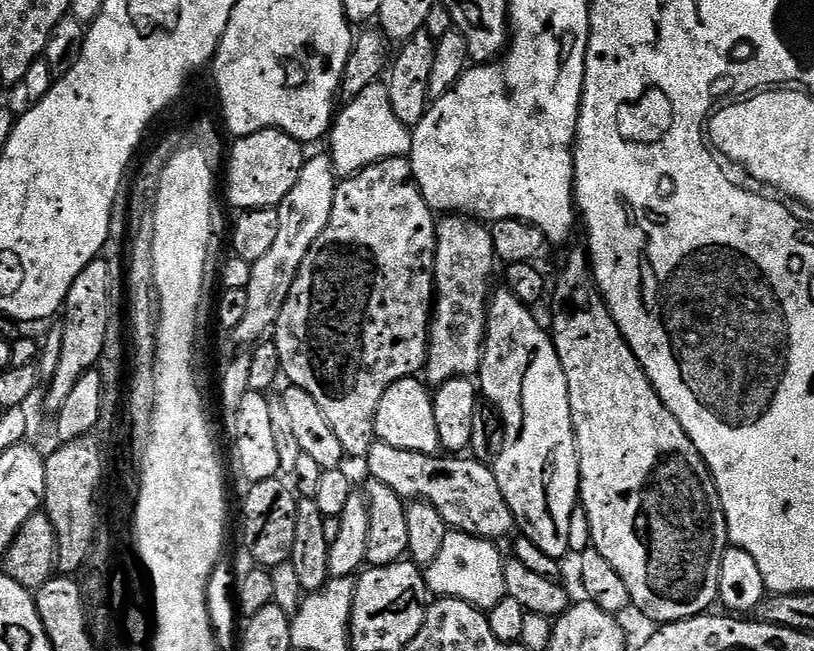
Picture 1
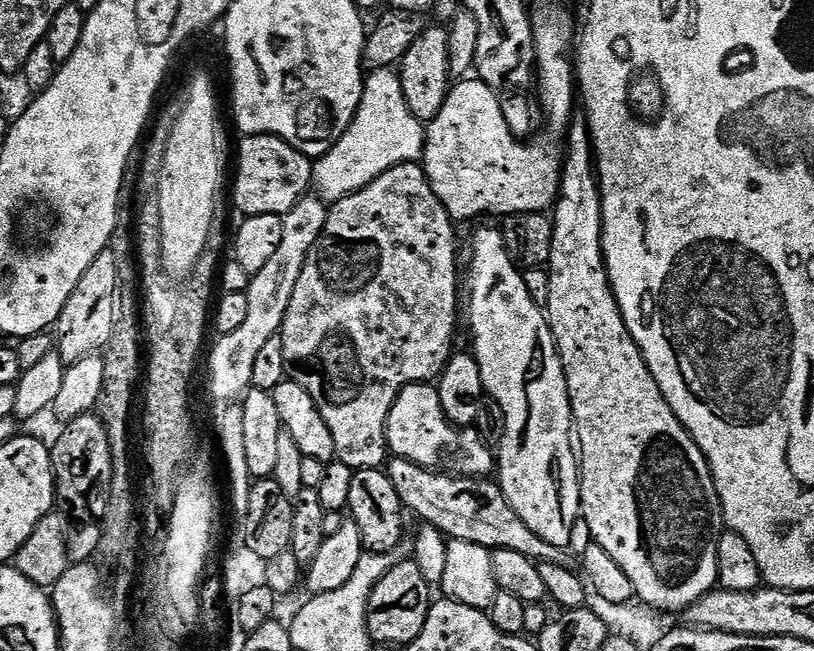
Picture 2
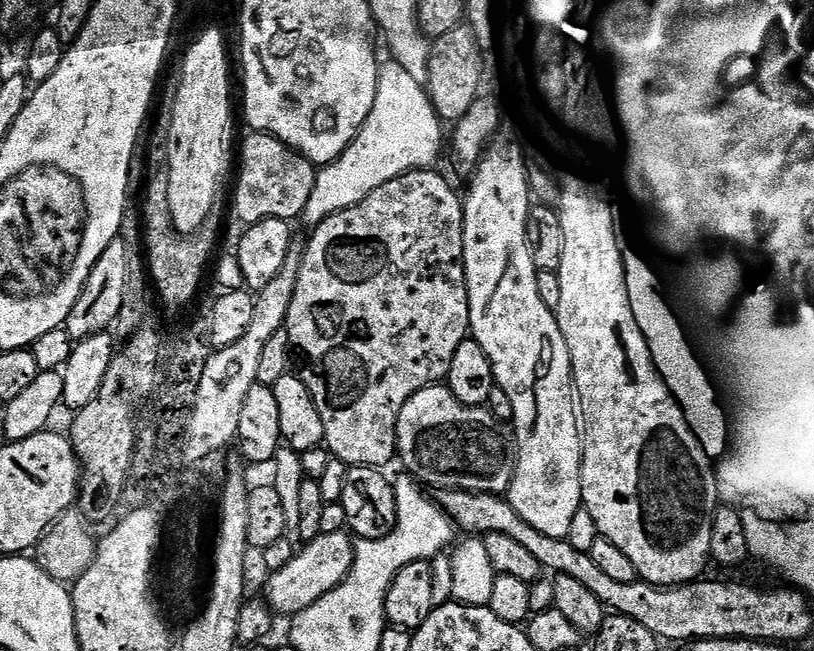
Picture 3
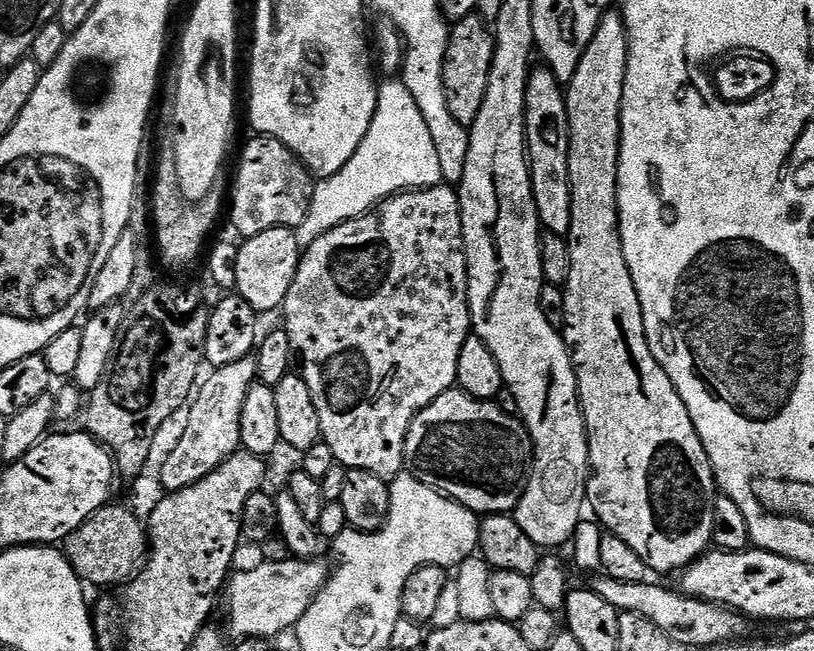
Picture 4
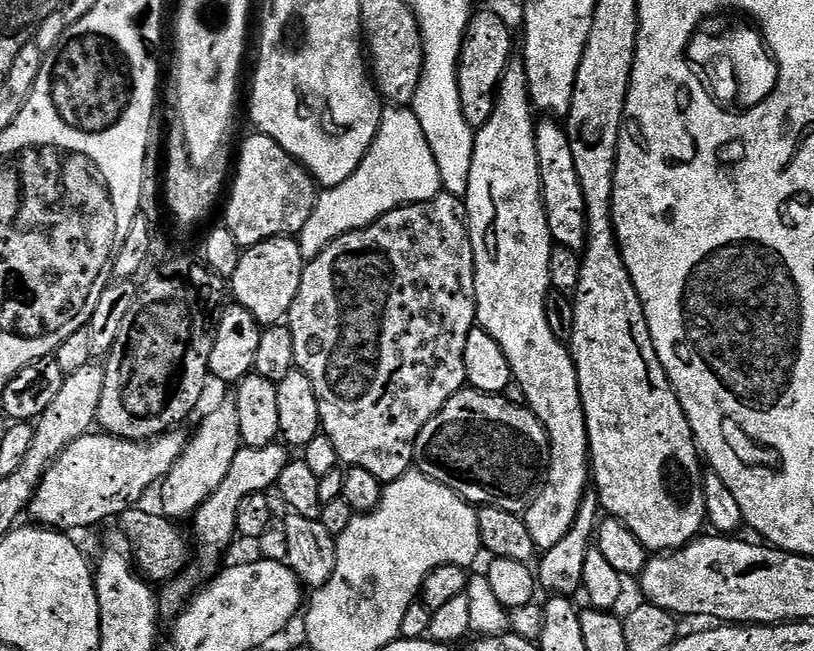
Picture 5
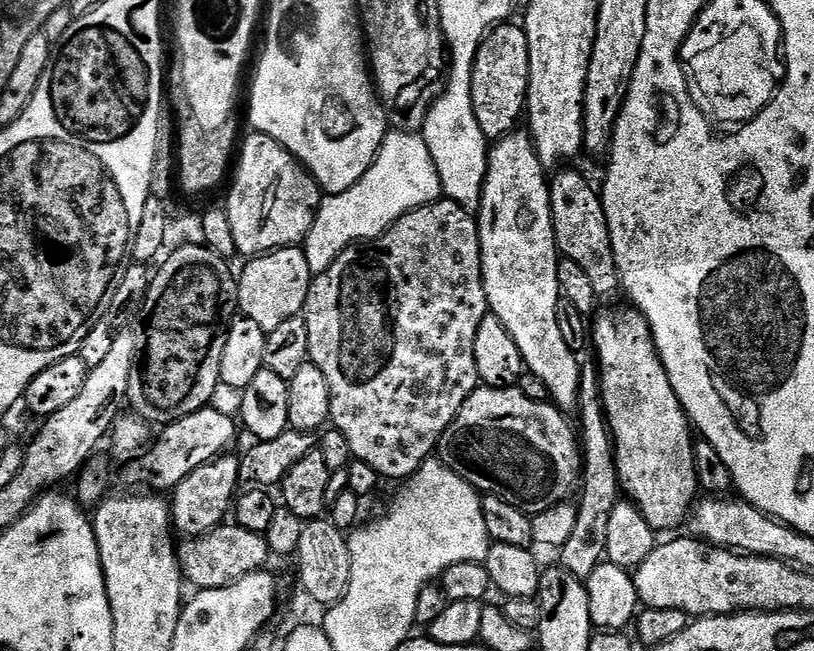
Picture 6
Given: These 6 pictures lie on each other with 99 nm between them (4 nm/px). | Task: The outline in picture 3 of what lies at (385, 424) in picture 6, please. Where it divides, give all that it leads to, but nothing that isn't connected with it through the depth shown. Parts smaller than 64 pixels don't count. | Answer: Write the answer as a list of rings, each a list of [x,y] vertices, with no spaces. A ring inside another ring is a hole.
[[[436,170],[408,172],[367,196],[361,204],[347,208],[315,225],[313,232],[316,233],[313,234],[308,249],[303,249],[294,298],[290,302],[288,317],[284,319],[284,328],[295,356],[295,367],[296,364],[300,367],[300,381],[310,390],[314,406],[318,406],[318,414],[322,414],[324,444],[335,459],[346,465],[384,470],[392,459],[397,459],[396,427],[399,424],[400,411],[410,402],[410,398],[423,388],[447,381],[454,354],[458,354],[458,346],[462,346],[462,342],[469,339],[470,298],[464,269],[463,216],[464,201],[461,193],[456,193],[448,185],[446,177],[439,176]]]

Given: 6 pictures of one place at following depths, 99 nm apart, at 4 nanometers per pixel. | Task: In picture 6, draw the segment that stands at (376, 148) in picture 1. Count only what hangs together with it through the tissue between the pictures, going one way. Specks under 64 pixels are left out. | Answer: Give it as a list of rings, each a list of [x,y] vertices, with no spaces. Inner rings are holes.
[[[399,130],[389,131],[378,150],[375,162],[370,166],[370,170],[366,170],[366,174],[362,174],[358,183],[350,186],[350,190],[329,195],[317,208],[314,226],[310,226],[308,236],[302,245],[310,270],[314,274],[325,272],[346,249],[361,242],[376,240],[389,226],[398,222],[398,218],[402,218],[410,210],[433,204],[434,201],[441,199],[441,196],[438,170],[423,135]]]

